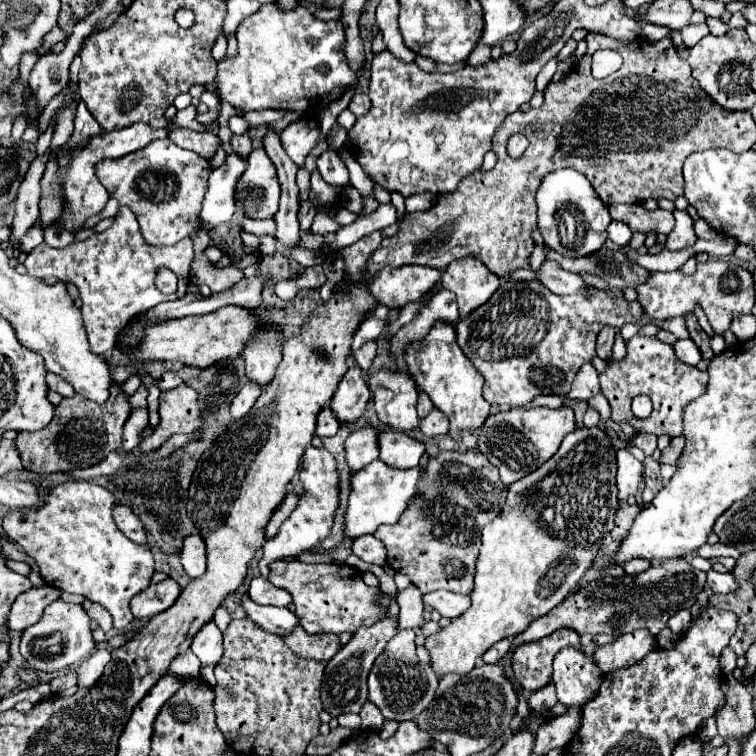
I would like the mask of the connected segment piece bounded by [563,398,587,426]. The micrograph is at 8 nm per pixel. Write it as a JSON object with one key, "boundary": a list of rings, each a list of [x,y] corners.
{"boundary":[[[563,398],[563,404],[571,406],[575,410],[575,418],[577,418],[577,426],[583,426],[583,414],[587,410],[587,402],[585,400],[571,400],[571,398]]]}

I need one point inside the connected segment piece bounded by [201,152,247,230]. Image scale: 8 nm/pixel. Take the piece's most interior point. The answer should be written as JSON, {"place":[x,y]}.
{"place":[218,207]}

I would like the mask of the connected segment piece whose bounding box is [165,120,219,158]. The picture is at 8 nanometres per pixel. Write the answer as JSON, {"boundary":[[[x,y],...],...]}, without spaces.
{"boundary":[[[167,120],[165,128],[169,130],[169,138],[181,148],[193,150],[205,158],[211,158],[217,150],[219,138],[209,134],[209,132],[197,132],[197,130],[189,130],[189,128],[181,128],[181,126],[175,128],[173,120]]]}

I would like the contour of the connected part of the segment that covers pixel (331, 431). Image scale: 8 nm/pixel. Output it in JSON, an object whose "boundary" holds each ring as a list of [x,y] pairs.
{"boundary":[[[325,406],[321,412],[319,412],[319,418],[317,418],[317,436],[319,438],[325,438],[325,436],[335,436],[339,430],[339,420],[337,416],[333,416],[333,410],[329,406]]]}

